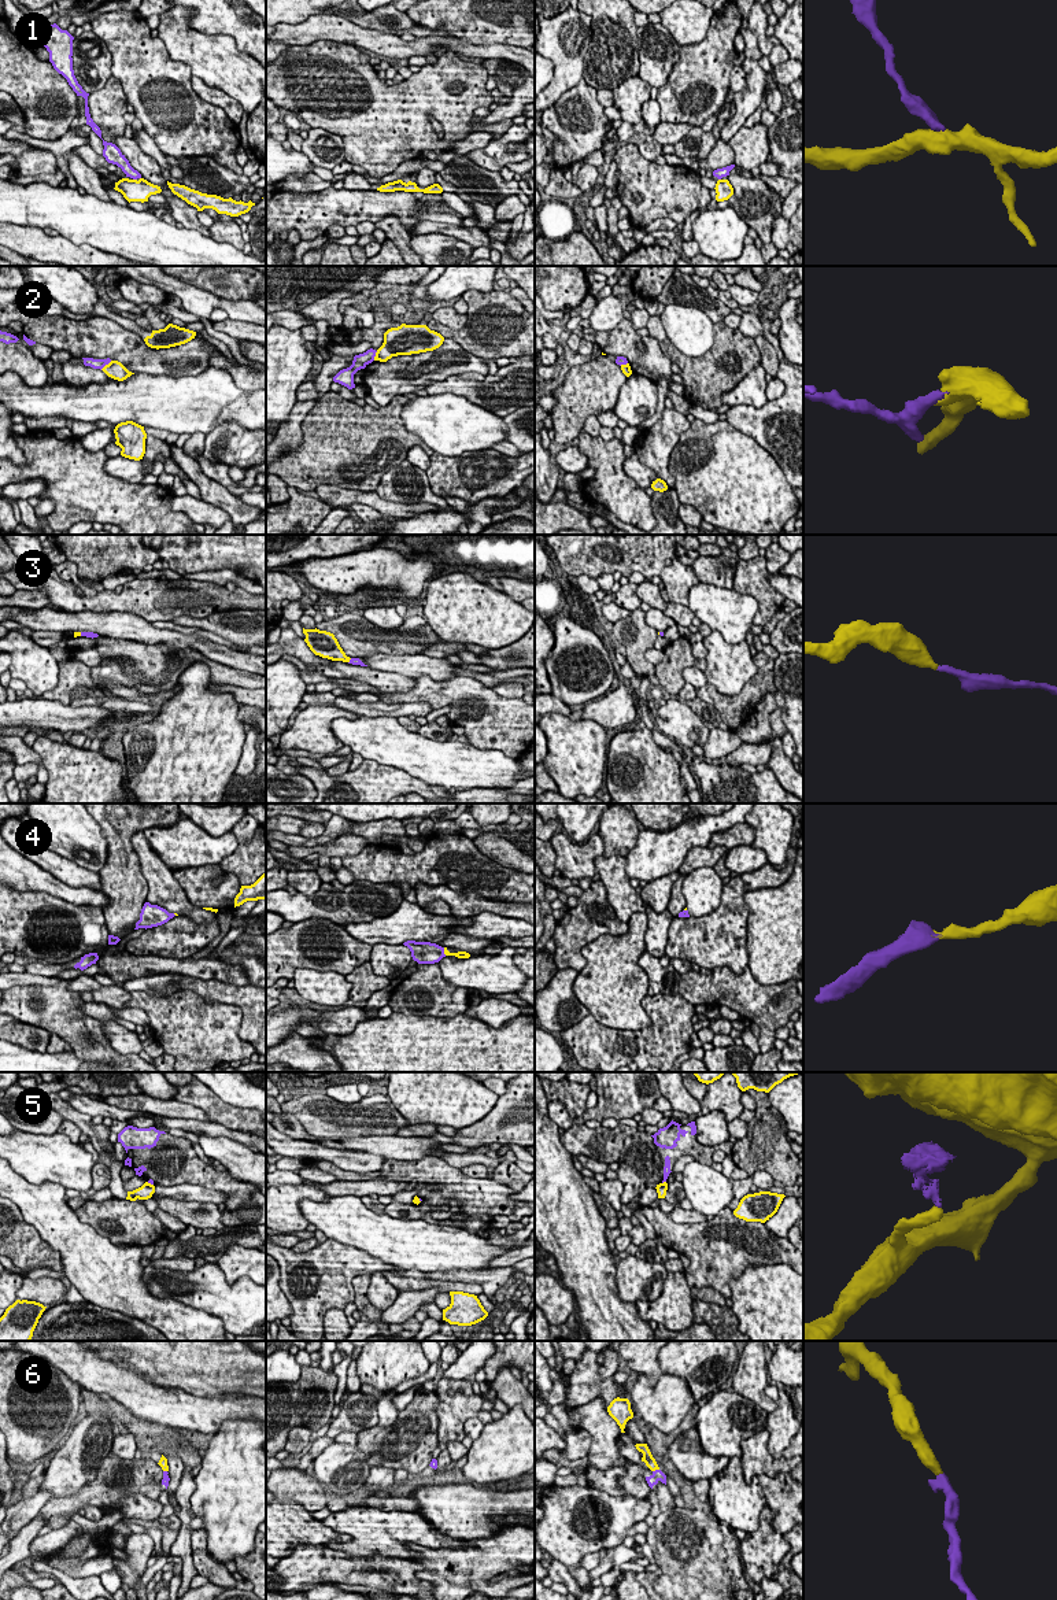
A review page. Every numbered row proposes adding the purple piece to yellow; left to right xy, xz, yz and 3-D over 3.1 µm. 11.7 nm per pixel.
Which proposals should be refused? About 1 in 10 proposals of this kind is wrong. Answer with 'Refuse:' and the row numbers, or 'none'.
Refuse: 1, 2, 5

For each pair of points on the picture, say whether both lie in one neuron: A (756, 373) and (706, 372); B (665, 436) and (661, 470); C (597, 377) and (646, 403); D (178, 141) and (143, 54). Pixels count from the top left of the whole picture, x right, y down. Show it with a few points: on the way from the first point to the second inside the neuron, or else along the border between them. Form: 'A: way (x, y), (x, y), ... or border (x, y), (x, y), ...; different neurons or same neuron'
A: border (760, 362), (724, 394); different neurons
B: way (661, 444), (661, 462); same neuron
C: border (628, 377), (620, 390), (613, 409); different neurons
D: way (155, 125), (156, 98), (143, 85), (143, 77); same neuron

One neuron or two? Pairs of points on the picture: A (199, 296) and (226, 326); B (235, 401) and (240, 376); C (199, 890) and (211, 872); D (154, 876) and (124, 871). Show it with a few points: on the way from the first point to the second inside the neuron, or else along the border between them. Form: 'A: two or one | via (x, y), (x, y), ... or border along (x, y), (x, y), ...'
A: two | border along (229, 317), (251, 324)
B: two | border along (211, 368), (225, 369), (240, 388), (251, 391)
C: one | via (199, 886), (207, 876)
D: two | border along (130, 843), (147, 883), (147, 901)

